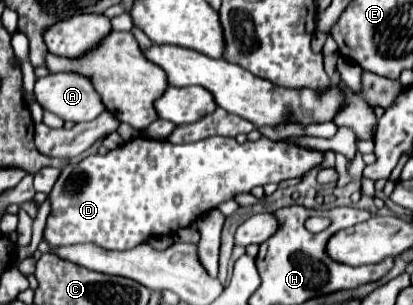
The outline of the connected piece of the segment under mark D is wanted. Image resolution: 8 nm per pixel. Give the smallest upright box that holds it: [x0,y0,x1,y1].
[45,136,323,250]

